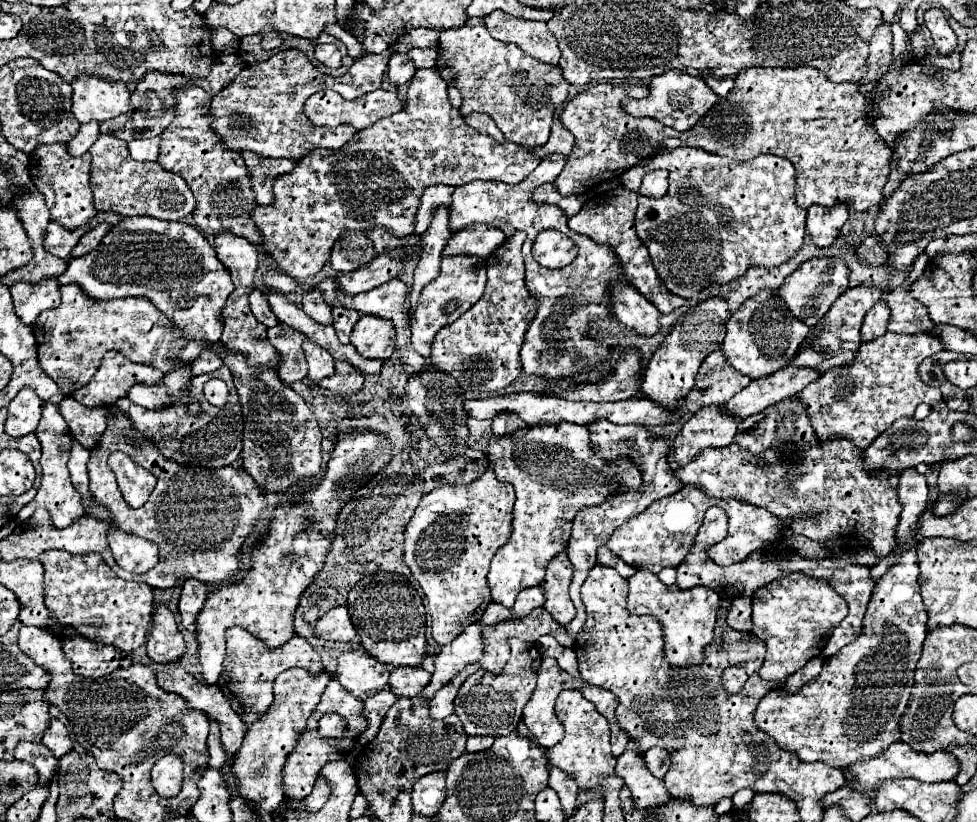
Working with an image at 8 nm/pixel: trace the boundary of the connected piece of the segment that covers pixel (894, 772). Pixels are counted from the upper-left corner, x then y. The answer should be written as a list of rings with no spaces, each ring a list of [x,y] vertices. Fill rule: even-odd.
[[[892,743],[884,755],[878,755],[876,759],[868,759],[866,763],[854,763],[850,767],[854,773],[854,781],[848,783],[848,787],[856,791],[864,791],[864,795],[872,797],[872,791],[876,791],[876,783],[882,783],[886,779],[904,779],[912,777],[926,783],[940,783],[940,781],[954,781],[960,773],[960,761],[952,753],[946,751],[934,751],[934,753],[920,753],[914,751],[908,743]]]

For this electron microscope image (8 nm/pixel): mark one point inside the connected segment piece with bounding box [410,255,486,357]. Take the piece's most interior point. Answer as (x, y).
(462, 277)

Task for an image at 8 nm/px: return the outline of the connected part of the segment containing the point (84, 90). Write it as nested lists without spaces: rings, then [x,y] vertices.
[[[82,73],[72,81],[72,87],[72,113],[78,123],[102,123],[128,111],[130,91],[126,83],[112,83],[98,75]]]

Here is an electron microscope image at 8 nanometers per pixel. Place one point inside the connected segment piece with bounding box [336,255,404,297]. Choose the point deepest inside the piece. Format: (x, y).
(380, 269)

